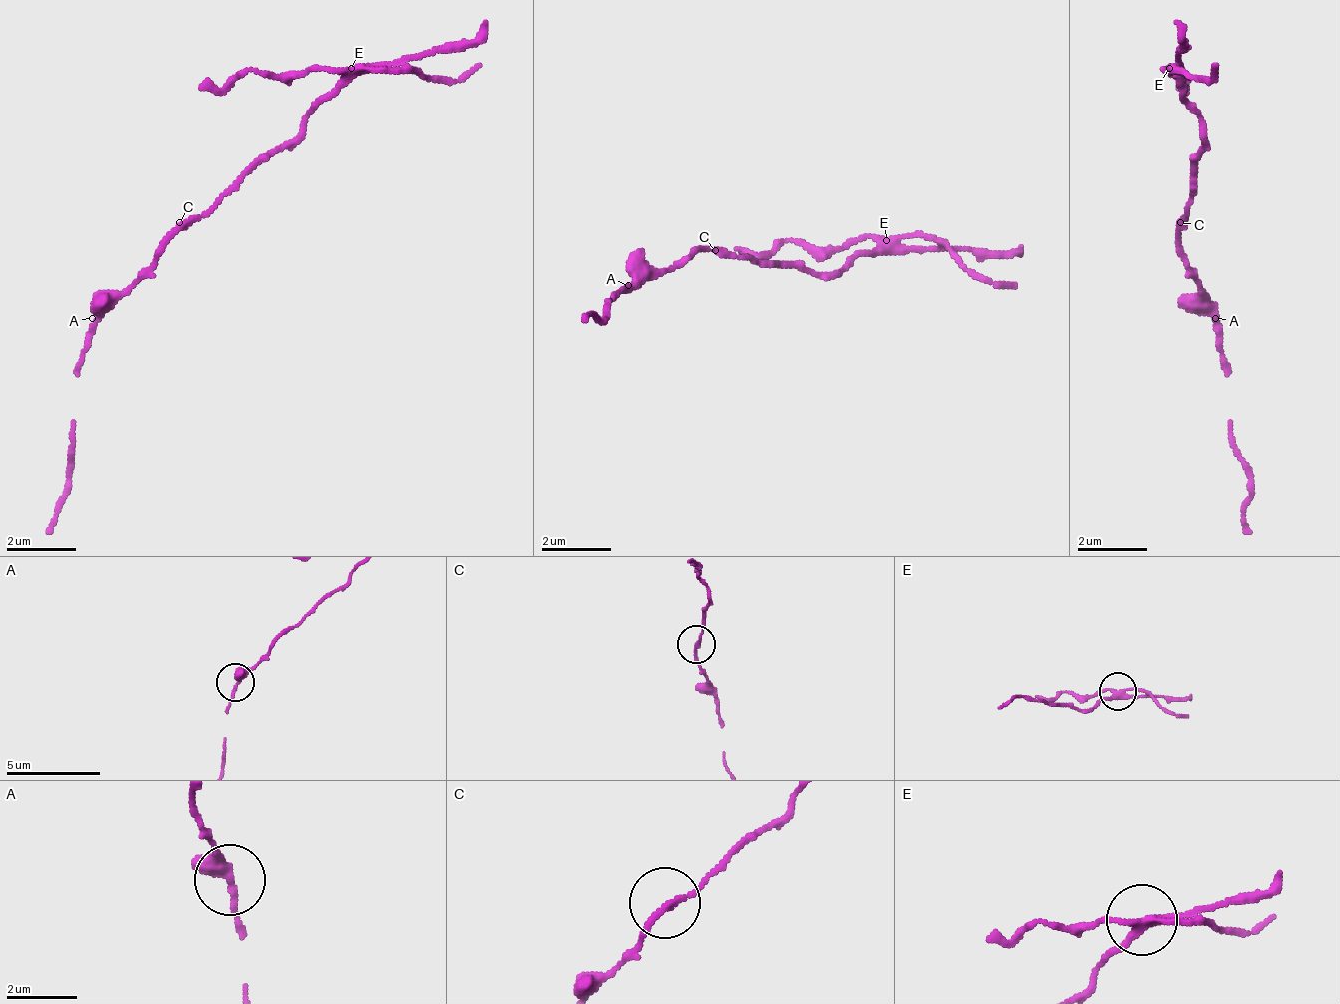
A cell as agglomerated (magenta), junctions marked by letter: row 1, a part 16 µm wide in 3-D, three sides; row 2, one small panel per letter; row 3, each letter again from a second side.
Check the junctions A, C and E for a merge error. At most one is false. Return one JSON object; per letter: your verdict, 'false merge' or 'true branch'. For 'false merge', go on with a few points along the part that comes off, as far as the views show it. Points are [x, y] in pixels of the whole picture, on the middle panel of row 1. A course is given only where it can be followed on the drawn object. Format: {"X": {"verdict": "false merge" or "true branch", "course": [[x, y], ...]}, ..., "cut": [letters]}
{"A": {"verdict": "true branch"}, "C": {"verdict": "true branch"}, "E": {"verdict": "false merge", "course": [[888, 242], [732, 250]]}, "cut": ["E"]}

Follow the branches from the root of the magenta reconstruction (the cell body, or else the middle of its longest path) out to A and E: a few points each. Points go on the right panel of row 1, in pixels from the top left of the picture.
A: (1189, 222), (1180, 231), (1180, 257), (1197, 283), (1197, 300), (1215, 318)
E: (1189, 222), (1189, 162), (1206, 144), (1206, 118), (1180, 92), (1180, 75), (1171, 66)

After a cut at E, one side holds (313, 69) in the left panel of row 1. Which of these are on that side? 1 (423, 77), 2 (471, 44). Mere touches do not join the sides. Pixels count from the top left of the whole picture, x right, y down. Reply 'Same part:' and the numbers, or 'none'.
Same part: 1

